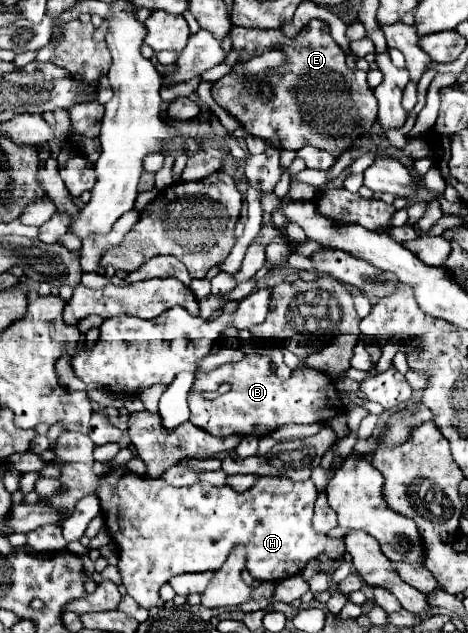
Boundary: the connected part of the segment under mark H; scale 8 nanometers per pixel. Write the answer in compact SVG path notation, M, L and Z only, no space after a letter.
M66 431L56 443L50 447L54 453L52 463L60 467L58 481L62 483L60 491L52 497L40 497L40 503L52 505L60 511L62 525L76 509L76 501L86 495L96 495L104 523L108 527L108 535L112 543L118 547L118 573L122 577L122 585L128 595L142 607L150 609L158 605L158 589L170 581L174 575L182 573L198 573L198 571L216 571L222 567L224 559L236 545L244 545L248 549L248 571L258 581L282 581L286 577L298 575L306 563L318 557L322 551L330 557L338 559L344 553L342 539L328 539L324 533L316 533L312 529L312 513L318 491L314 483L308 481L290 481L286 477L258 477L256 485L248 491L234 491L228 485L214 487L210 483L196 483L190 487L174 487L162 479L152 479L146 475L138 475L134 471L126 471L122 467L112 467L106 475L96 475L94 465L94 443L84 433Z

